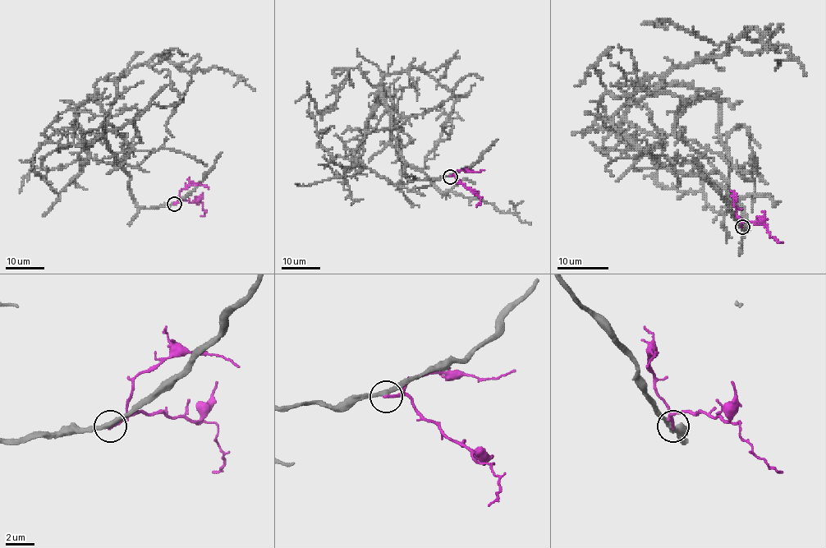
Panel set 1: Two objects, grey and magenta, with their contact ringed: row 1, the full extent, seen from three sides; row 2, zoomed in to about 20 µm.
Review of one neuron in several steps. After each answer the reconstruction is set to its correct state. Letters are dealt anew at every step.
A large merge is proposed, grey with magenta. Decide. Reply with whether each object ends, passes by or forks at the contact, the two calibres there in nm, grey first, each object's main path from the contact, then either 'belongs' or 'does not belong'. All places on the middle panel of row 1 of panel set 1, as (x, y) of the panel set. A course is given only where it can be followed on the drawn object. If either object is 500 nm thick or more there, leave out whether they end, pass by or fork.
grey passes by | magenta ends | 320/220 nm | grey via (450, 177), (407, 177), (380, 85), (363, 145), (352, 160), (364, 167), (334, 162), (311, 117) | magenta via (450, 177), (455, 177), (479, 195), (479, 203), (477, 206) | does not belong

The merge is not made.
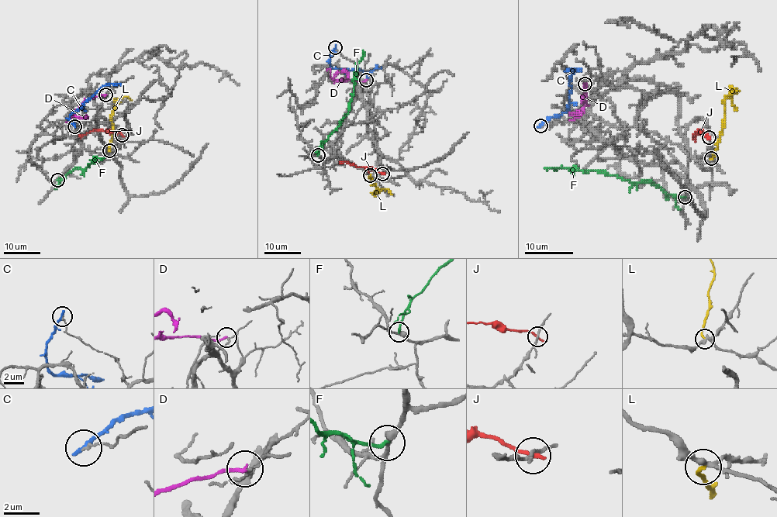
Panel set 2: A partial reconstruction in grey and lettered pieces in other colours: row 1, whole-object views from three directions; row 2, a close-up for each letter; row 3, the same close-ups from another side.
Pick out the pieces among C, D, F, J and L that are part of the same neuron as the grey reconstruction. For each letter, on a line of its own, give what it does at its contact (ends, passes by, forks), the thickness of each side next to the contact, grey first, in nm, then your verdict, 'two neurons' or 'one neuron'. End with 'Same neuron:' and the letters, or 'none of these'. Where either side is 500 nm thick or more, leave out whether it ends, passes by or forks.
C: it ends there; 150 nm thick on the grey side, 320 nm on the other; two neurons
D: it ends there; 100 nm thick on the grey side, 220 nm on the other; two neurons
F: it ends there; 340 nm thick on the grey side, 220 nm on the other; two neurons
J: it ends there; 170 nm thick on the grey side, 260 nm on the other; two neurons
L: it ends there; 240 nm thick on the grey side, 200 nm on the other; two neurons
Same neuron: none of these

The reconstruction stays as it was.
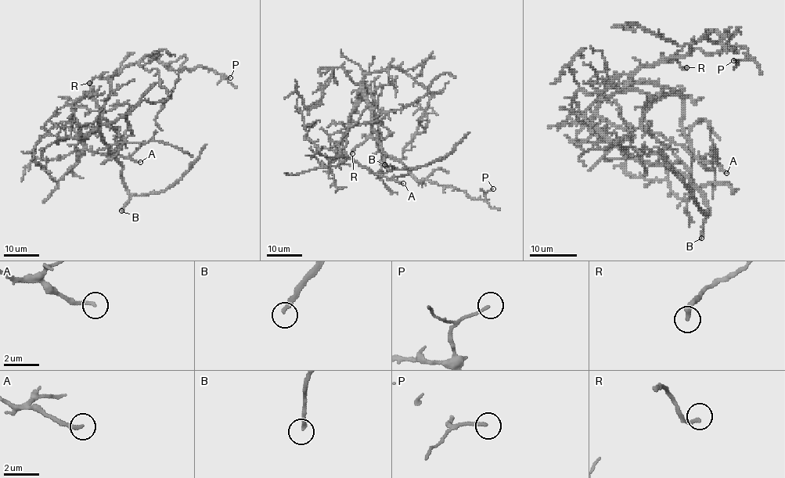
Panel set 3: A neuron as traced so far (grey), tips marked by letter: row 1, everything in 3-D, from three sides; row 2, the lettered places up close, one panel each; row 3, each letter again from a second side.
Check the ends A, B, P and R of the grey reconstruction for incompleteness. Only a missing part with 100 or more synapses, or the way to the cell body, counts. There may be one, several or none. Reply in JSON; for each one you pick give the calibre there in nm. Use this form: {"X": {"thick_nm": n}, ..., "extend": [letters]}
{"B": {"thick_nm": 240}, "extend": ["B"]}

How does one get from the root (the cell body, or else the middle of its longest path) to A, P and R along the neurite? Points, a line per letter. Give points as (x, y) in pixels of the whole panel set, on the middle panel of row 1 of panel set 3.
A: (364, 88), (359, 94), (358, 104), (352, 113), (347, 138), (336, 151), (340, 150), (373, 172), (403, 183)
P: (364, 88), (372, 95), (372, 137), (383, 155), (419, 181), (451, 185), (473, 199), (483, 199), (493, 188)
R: (364, 88), (372, 95), (372, 132), (352, 153)

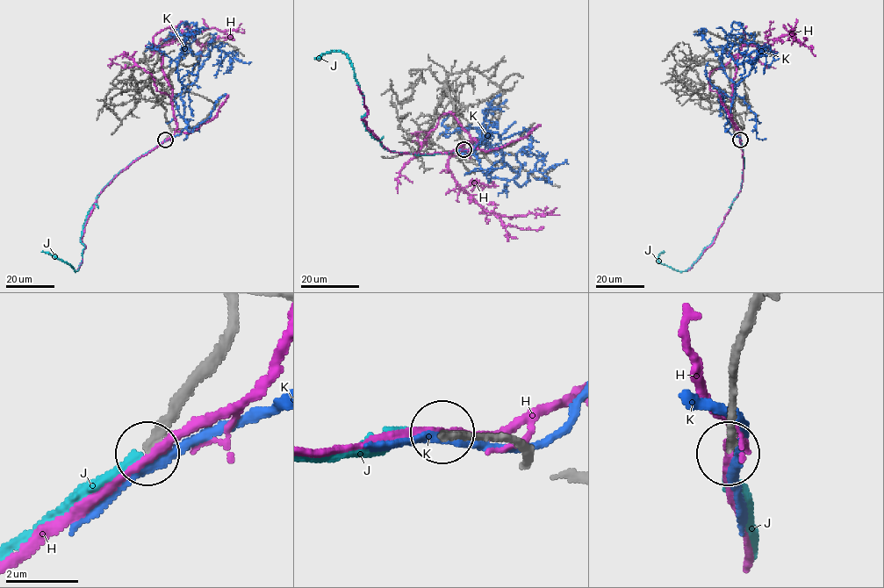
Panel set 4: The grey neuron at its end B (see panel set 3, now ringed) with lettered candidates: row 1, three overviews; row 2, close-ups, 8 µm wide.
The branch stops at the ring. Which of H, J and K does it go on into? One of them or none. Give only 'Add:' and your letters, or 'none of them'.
Add: J

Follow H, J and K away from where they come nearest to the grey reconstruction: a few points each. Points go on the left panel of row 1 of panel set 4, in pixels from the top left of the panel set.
H: (166, 139), (176, 128), (171, 87), (161, 51), (152, 45), (211, 28), (242, 28)
J: (164, 140), (133, 160), (101, 192), (82, 227), (80, 241), (85, 247), (76, 270), (65, 261), (41, 251)
K: (165, 140), (187, 124), (182, 90), (217, 46), (225, 53), (220, 64), (220, 46), (226, 44)

